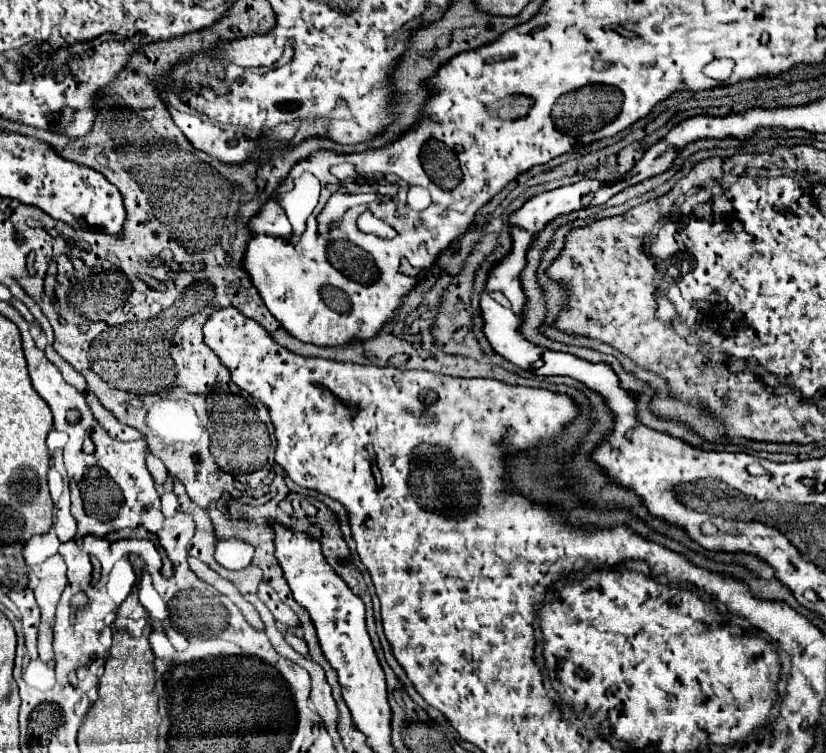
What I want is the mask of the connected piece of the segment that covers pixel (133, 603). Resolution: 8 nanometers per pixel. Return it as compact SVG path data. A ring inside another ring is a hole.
M131 595L125 603L123 603L123 607L119 609L119 613L117 615L121 615L121 617L133 617L133 619L137 619L139 615L143 615L145 617L145 609L137 603L137 597L135 595Z

